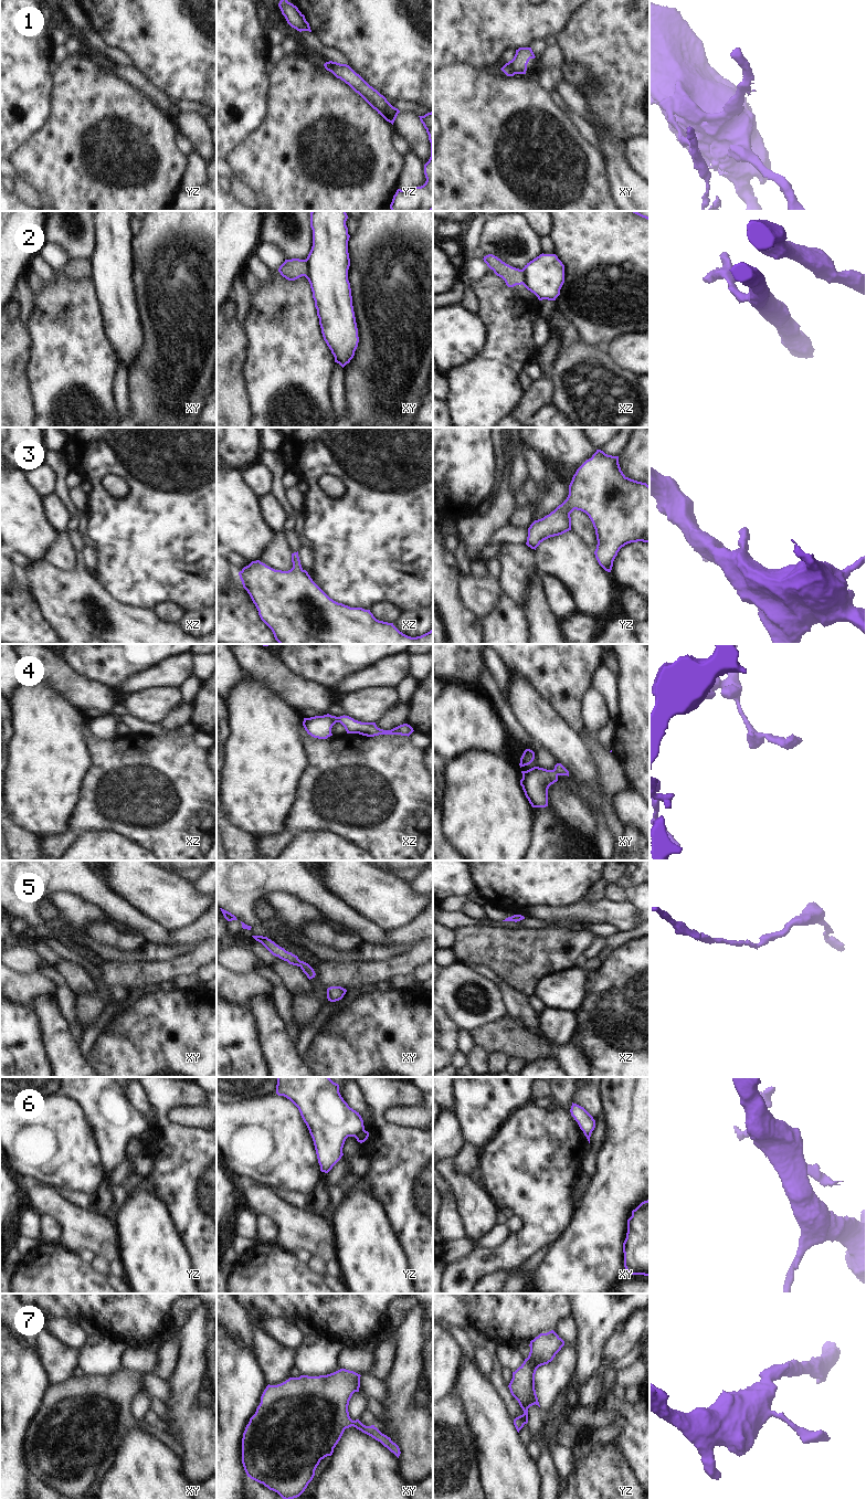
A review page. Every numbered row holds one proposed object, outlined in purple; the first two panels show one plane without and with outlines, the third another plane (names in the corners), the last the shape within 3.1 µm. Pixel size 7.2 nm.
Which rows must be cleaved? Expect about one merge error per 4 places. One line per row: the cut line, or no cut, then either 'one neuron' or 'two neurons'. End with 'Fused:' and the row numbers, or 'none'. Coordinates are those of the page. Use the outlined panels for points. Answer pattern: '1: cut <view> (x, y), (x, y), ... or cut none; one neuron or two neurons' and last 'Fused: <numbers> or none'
1: cut yz (339, 63), (330, 71); two neurons
2: cut xy (306, 260), (307, 267), (303, 275); two neurons
3: cut none; one neuron
4: cut none; one neuron
5: cut none; one neuron
6: cut yz (363, 1129), (356, 1138); two neurons
7: cut none; one neuron
Fused: 1, 2, 6

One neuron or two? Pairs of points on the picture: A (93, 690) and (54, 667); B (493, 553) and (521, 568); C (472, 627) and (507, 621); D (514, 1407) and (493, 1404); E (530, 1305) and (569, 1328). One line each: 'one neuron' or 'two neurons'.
A: one neuron
B: two neurons
C: two neurons
D: two neurons
E: two neurons

